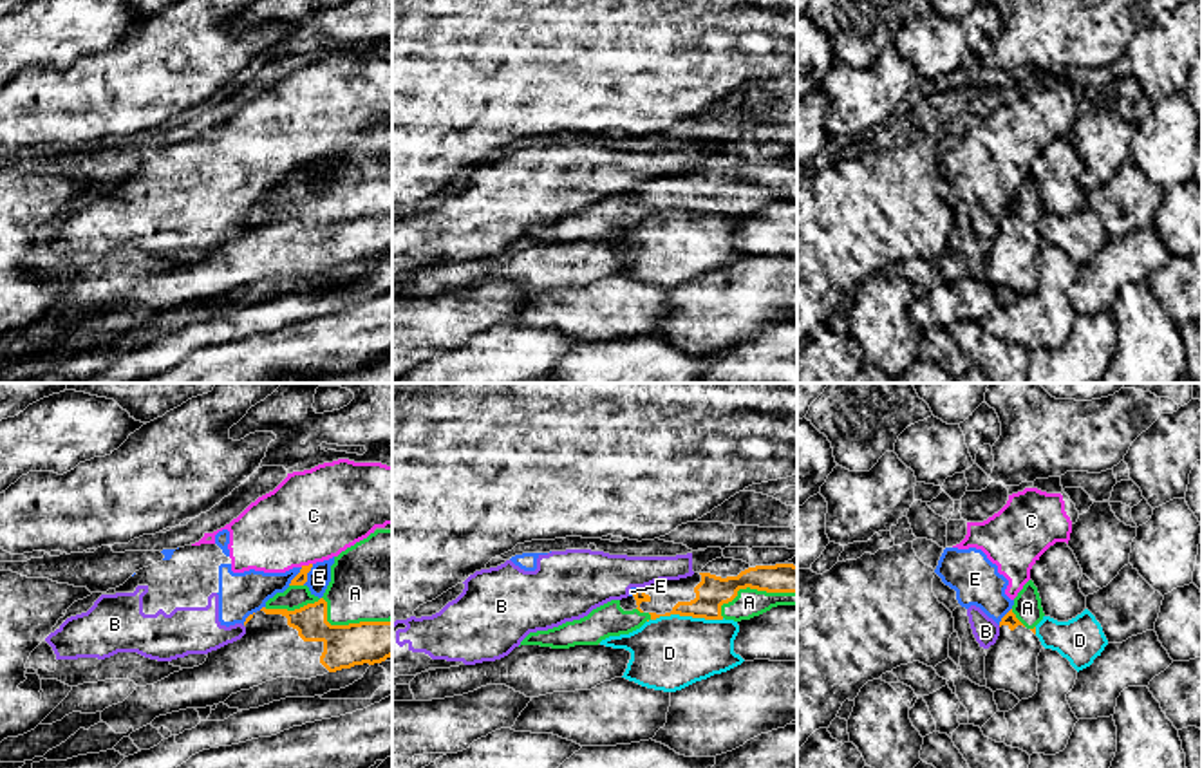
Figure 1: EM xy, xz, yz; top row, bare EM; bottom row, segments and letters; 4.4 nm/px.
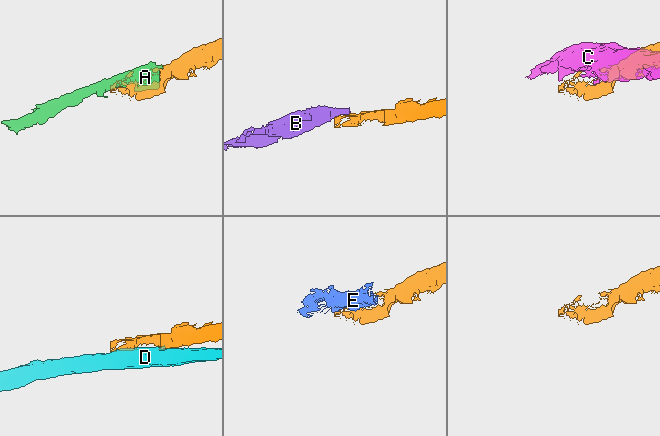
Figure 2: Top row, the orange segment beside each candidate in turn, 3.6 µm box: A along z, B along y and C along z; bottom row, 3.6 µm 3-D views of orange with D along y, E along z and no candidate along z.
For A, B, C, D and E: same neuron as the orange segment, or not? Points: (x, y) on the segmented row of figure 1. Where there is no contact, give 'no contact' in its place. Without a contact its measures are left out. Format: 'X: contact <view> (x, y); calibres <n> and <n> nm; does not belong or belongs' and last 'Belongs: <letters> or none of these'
A: contact xy (326, 613); calibres 190 and 360 nm; belongs
B: contact xz (640, 588); calibres 50 and 260 nm; does not belong
C: contact xy (306, 566); calibres 60 and 400 nm; does not belong
D: contact xz (685, 615); calibres 150 and 320 nm; does not belong
E: contact xy (306, 575); calibres 60 and 100 nm; does not belong
Belongs: A

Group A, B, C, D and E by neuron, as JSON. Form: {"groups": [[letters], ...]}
{"groups": [["A"], ["B", "C", "E"], ["D"]]}

